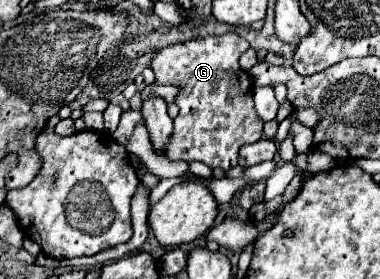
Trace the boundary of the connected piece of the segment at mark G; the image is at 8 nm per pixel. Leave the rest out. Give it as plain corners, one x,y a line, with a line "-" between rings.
227,33
221,37
203,37
203,39
169,45
155,55
151,63
151,69
155,71
155,83
179,87
179,93
175,97
175,103
179,105
179,115
175,117
175,129
173,129
171,143
167,145
167,155
171,159
201,161
209,165
211,169
221,167
223,171
227,171
237,165
239,149
245,143
259,141
257,137
263,135
263,123
259,121
255,107
253,107
253,93
251,93
253,83
251,83
249,73
239,67
239,57
247,49
249,49
249,41
245,41
237,33

